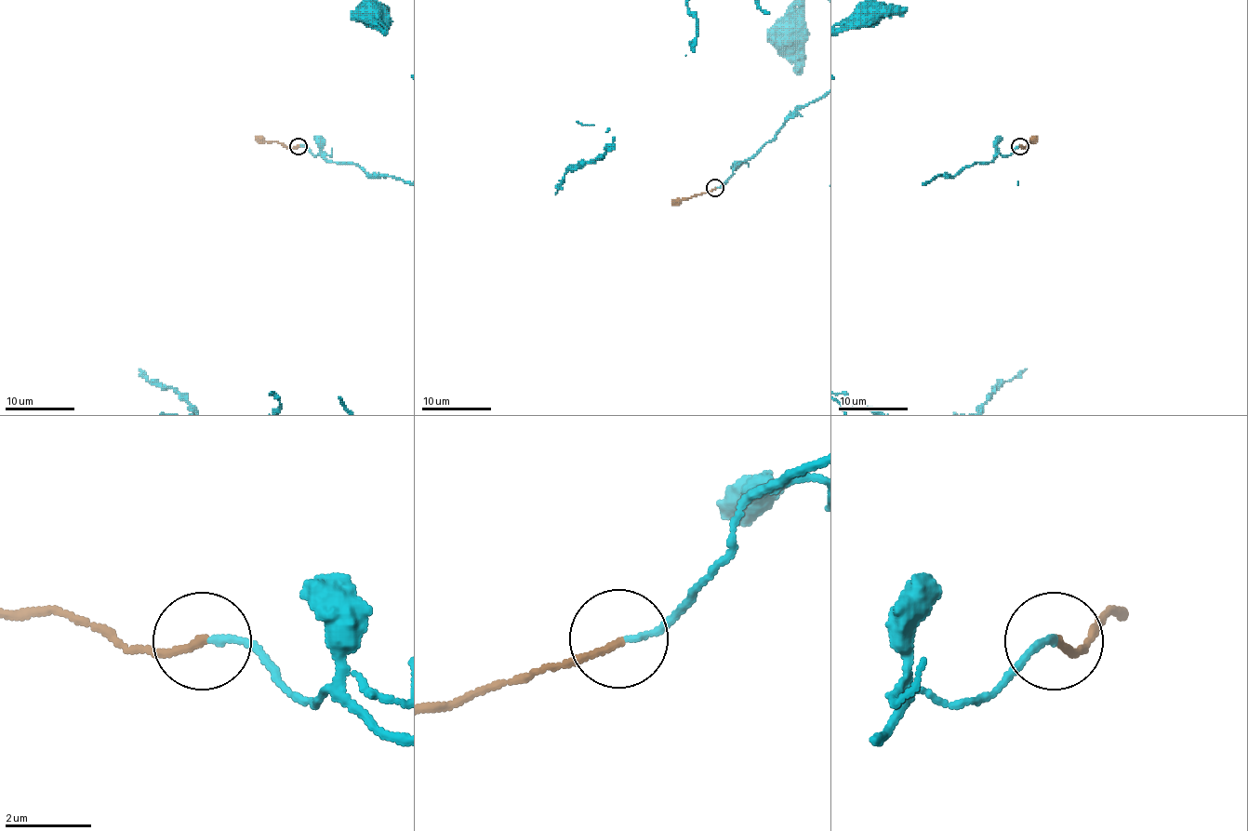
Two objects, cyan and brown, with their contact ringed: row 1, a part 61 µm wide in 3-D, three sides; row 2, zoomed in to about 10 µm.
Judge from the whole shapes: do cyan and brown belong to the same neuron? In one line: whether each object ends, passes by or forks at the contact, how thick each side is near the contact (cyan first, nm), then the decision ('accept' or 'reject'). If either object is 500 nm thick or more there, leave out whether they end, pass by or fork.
cyan ends | brown ends | 140/150 nm | accept

